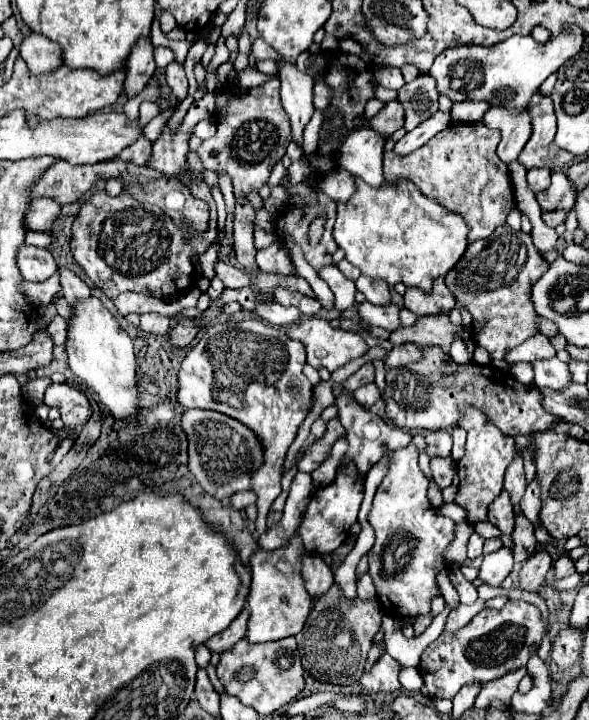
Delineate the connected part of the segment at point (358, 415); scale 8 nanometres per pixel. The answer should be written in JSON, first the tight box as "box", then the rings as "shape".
{"box":[335,393,411,477],"shape":[[[343,393],[341,397],[337,397],[335,405],[339,409],[339,421],[347,429],[347,443],[349,443],[349,447],[347,447],[343,459],[341,459],[339,469],[345,467],[347,463],[353,463],[357,467],[357,475],[365,477],[367,471],[385,455],[387,449],[399,449],[399,447],[405,447],[405,445],[411,443],[411,433],[407,433],[405,429],[399,429],[395,425],[387,425],[379,415],[361,409],[349,397],[349,393]]]}

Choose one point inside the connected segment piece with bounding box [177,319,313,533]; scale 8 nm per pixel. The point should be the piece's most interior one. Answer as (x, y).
(251, 371)

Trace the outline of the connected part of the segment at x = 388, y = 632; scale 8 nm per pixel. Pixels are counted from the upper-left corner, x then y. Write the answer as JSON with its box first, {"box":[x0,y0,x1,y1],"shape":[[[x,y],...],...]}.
{"box":[382,605,453,667],"shape":[[[447,605],[439,615],[433,617],[433,623],[426,629],[423,635],[419,637],[407,638],[403,635],[402,630],[397,629],[395,620],[391,617],[384,616],[382,619],[382,629],[385,633],[385,645],[387,645],[387,653],[401,665],[401,667],[417,667],[423,647],[427,647],[441,633],[447,621],[447,615],[453,611],[451,605]]]}

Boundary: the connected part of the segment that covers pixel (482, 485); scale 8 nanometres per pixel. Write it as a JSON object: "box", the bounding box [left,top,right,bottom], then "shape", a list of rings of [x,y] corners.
{"box":[455,405,519,525],"shape":[[[461,405],[461,419],[457,421],[457,425],[467,431],[467,443],[463,459],[457,461],[459,489],[455,495],[455,503],[467,511],[467,521],[475,525],[477,521],[487,519],[487,505],[499,495],[505,469],[513,461],[513,457],[519,455],[519,449],[515,447],[513,437],[503,435],[499,427],[495,423],[489,423],[489,419],[475,407]]]}

